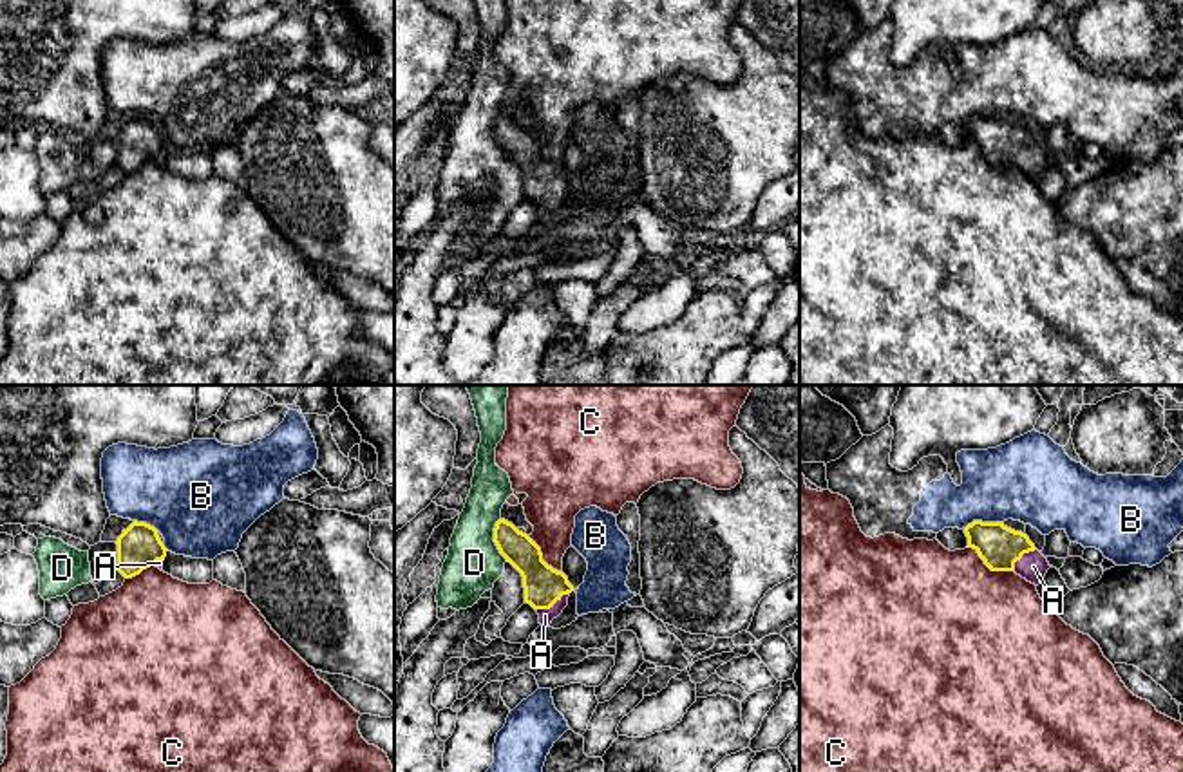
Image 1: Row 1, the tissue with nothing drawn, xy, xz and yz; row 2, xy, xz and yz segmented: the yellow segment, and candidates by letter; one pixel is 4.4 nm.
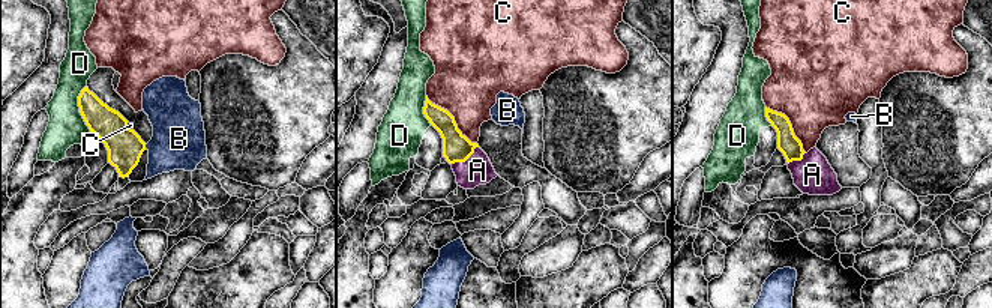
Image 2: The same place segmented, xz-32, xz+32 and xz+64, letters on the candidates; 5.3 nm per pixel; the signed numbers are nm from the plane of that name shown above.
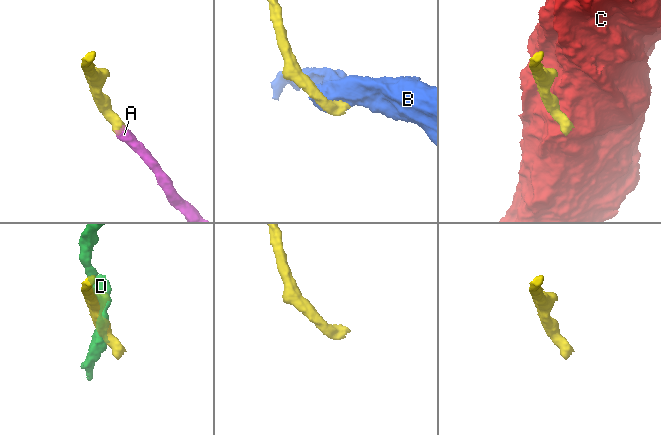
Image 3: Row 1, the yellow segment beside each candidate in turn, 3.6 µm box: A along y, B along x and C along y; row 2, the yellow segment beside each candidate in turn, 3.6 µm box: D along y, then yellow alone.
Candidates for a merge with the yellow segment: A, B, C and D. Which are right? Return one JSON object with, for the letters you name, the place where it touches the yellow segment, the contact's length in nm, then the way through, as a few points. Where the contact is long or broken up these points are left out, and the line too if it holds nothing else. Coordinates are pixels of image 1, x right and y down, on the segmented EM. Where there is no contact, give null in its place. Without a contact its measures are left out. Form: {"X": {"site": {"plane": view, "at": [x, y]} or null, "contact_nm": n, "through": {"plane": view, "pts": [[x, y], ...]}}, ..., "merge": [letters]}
{"A": {"site": {"plane": "xz", "at": [552, 604]}, "contact_nm": 170, "through": {"plane": "xz", "pts": [[543, 586], [552, 604], [545, 615]]}}, "merge": ["A"]}

